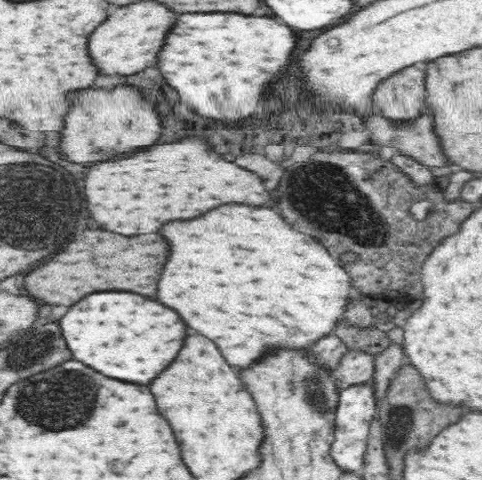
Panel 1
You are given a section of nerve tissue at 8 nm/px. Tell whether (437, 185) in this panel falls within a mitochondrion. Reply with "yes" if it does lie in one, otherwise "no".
no

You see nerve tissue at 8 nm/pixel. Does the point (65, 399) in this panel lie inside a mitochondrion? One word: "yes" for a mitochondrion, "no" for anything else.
yes

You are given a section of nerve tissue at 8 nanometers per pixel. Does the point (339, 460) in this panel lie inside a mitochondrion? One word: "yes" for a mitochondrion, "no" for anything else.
no

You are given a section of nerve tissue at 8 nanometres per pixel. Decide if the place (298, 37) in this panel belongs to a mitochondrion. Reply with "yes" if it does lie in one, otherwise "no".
no

